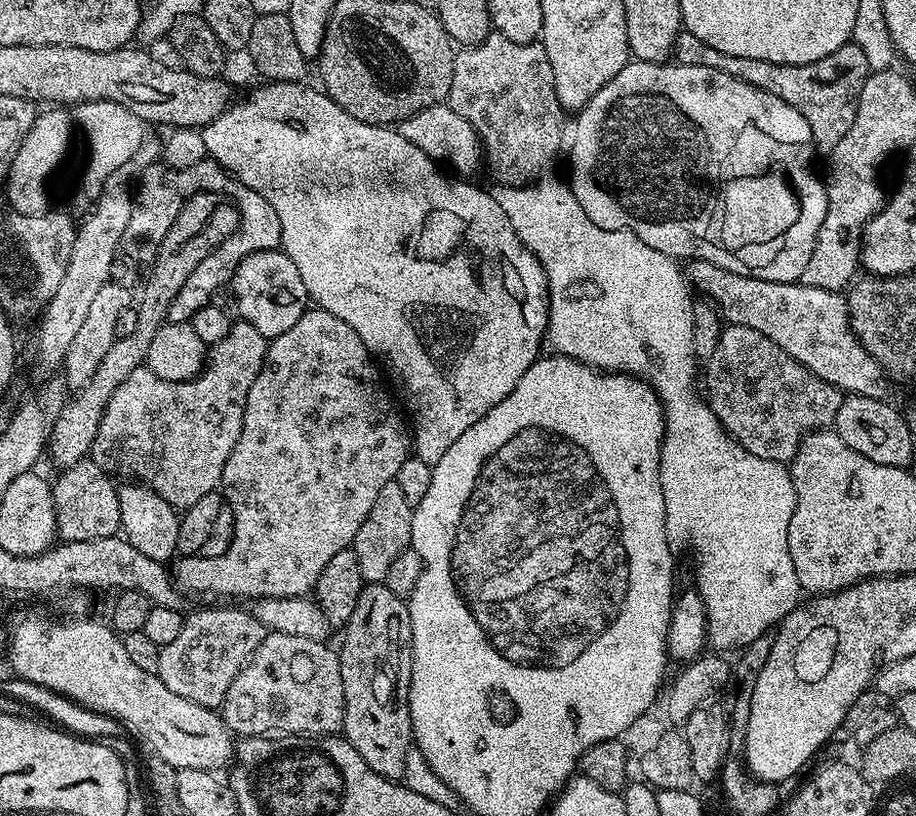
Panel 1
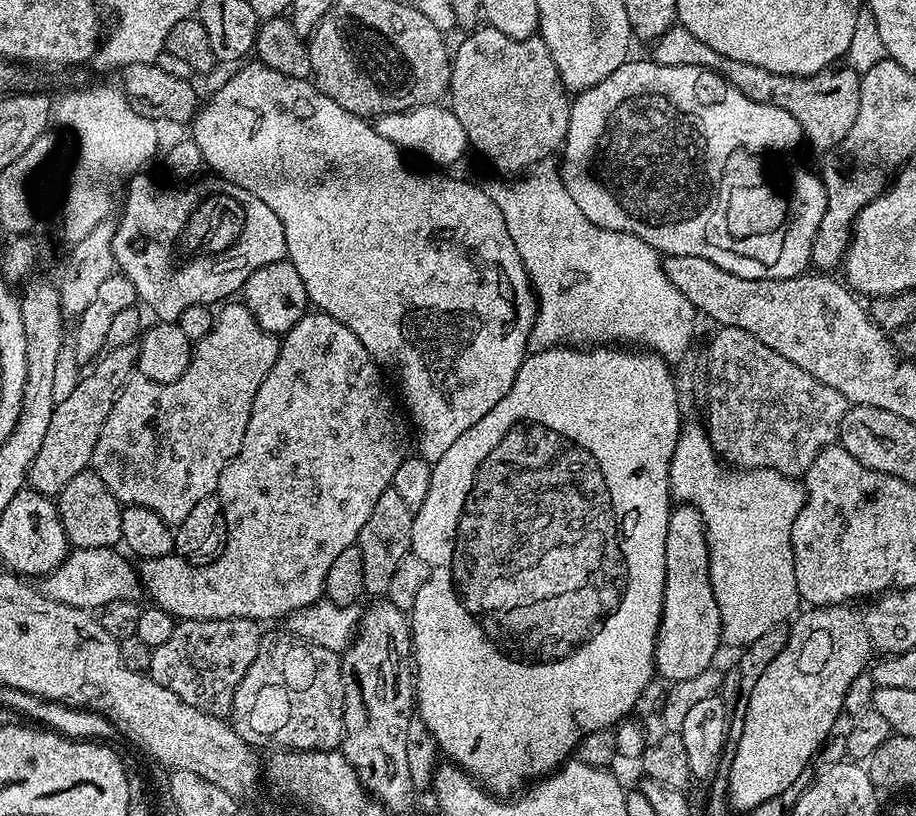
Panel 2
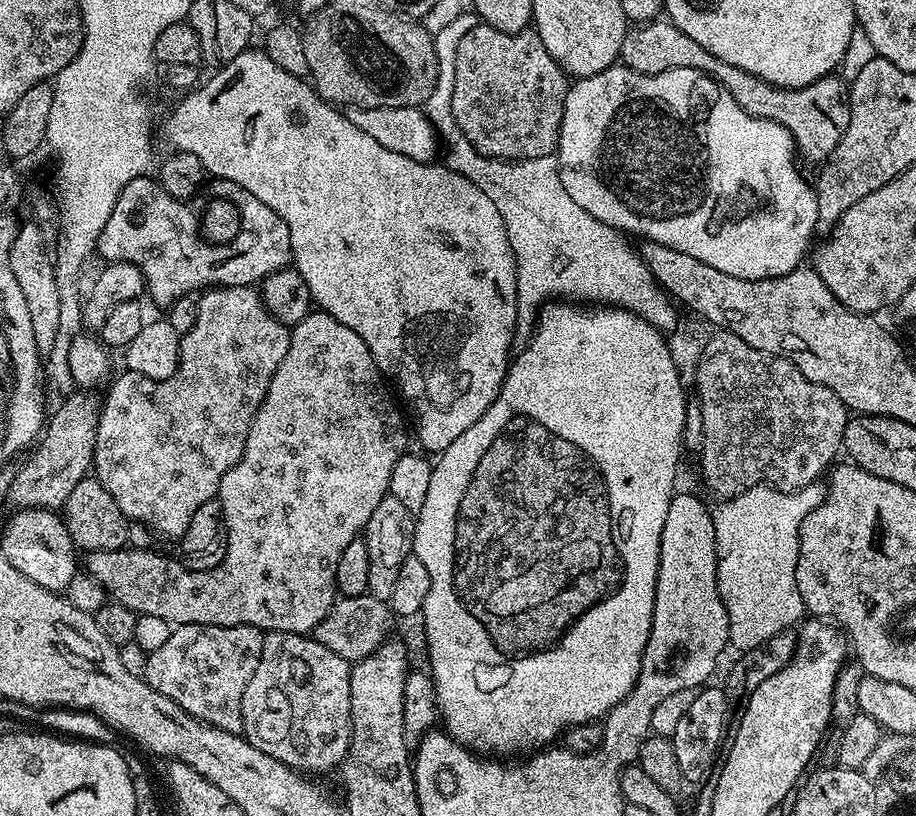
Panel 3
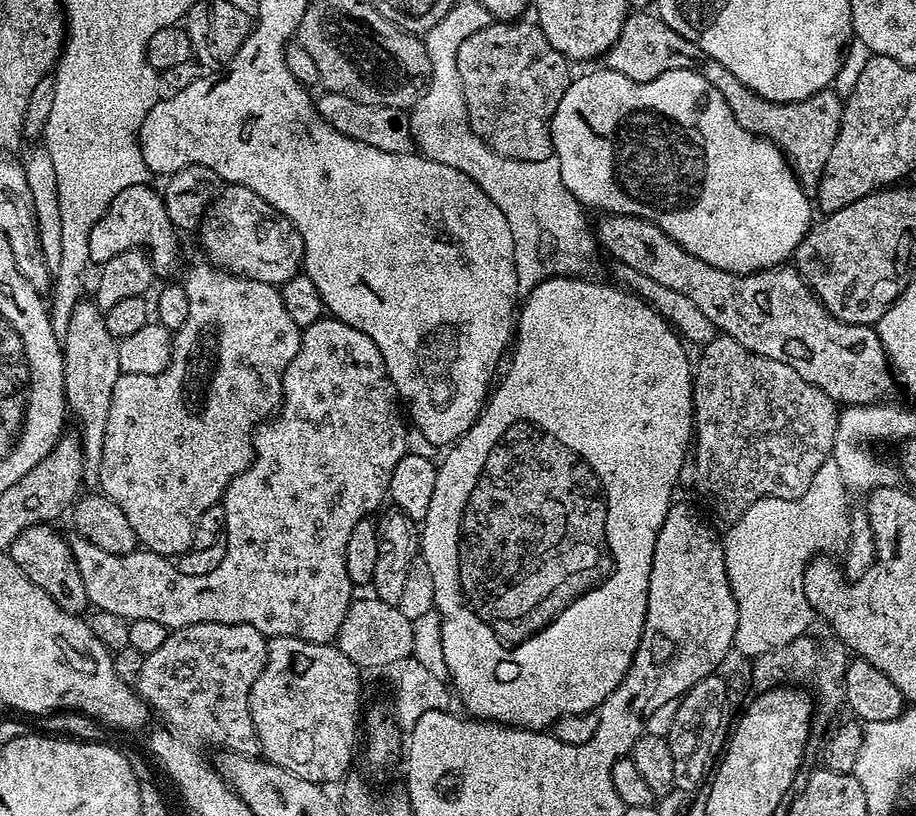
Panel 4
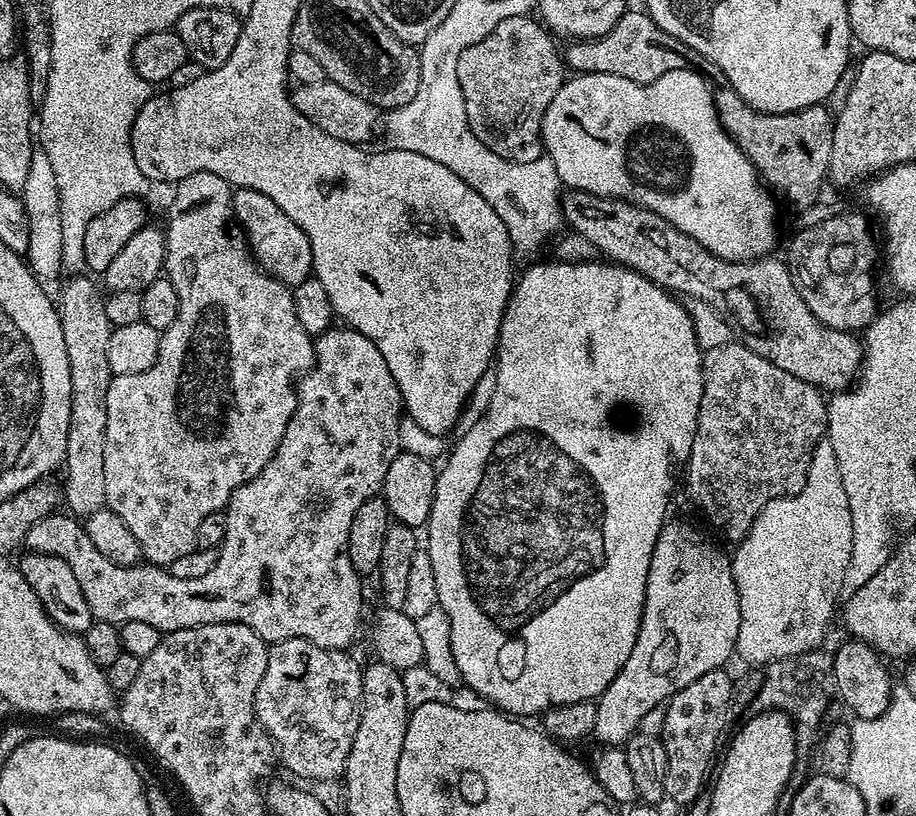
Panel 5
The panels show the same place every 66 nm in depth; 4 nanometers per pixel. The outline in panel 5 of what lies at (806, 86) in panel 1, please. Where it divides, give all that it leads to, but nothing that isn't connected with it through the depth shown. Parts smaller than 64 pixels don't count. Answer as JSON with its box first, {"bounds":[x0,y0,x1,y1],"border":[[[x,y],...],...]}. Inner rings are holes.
{"bounds":[562,10,834,210],"border":[[[632,10],[625,11],[624,16],[622,18],[618,18],[618,22],[614,25],[613,28],[610,29],[606,34],[602,34],[598,38],[594,38],[593,40],[572,40],[569,43],[568,49],[563,49],[562,59],[567,65],[569,69],[573,73],[579,74],[581,72],[597,72],[598,74],[618,74],[622,78],[630,78],[630,82],[638,82],[639,84],[649,84],[650,82],[654,82],[658,78],[662,78],[662,74],[666,74],[670,70],[694,70],[699,74],[699,76],[704,77],[705,80],[708,81],[709,85],[715,86],[714,95],[716,98],[716,112],[720,115],[720,125],[727,130],[728,135],[732,137],[732,141],[735,142],[736,145],[742,149],[745,154],[750,158],[750,162],[755,166],[756,171],[760,173],[765,185],[769,189],[781,192],[782,195],[785,196],[786,199],[789,200],[790,203],[793,204],[794,207],[800,208],[799,210],[812,210],[817,207],[816,203],[820,200],[820,191],[823,190],[824,184],[826,188],[826,181],[828,180],[828,167],[830,166],[830,150],[834,146],[834,116],[830,111],[827,112],[827,107],[824,104],[815,104],[814,106],[810,106],[809,108],[803,108],[802,110],[798,110],[797,112],[787,112],[786,114],[770,114],[769,112],[755,112],[750,105],[744,102],[744,99],[733,90],[733,88],[725,82],[724,75],[722,74],[722,70],[718,70],[718,66],[714,66],[707,60],[706,58],[702,58],[702,54],[698,54],[698,50],[694,50],[690,46],[686,46],[686,42],[682,42],[678,38],[674,38],[670,34],[666,34],[666,30],[662,30],[657,26],[654,21],[652,21],[651,16],[648,15],[647,11],[640,10],[640,12],[632,12]]]}

